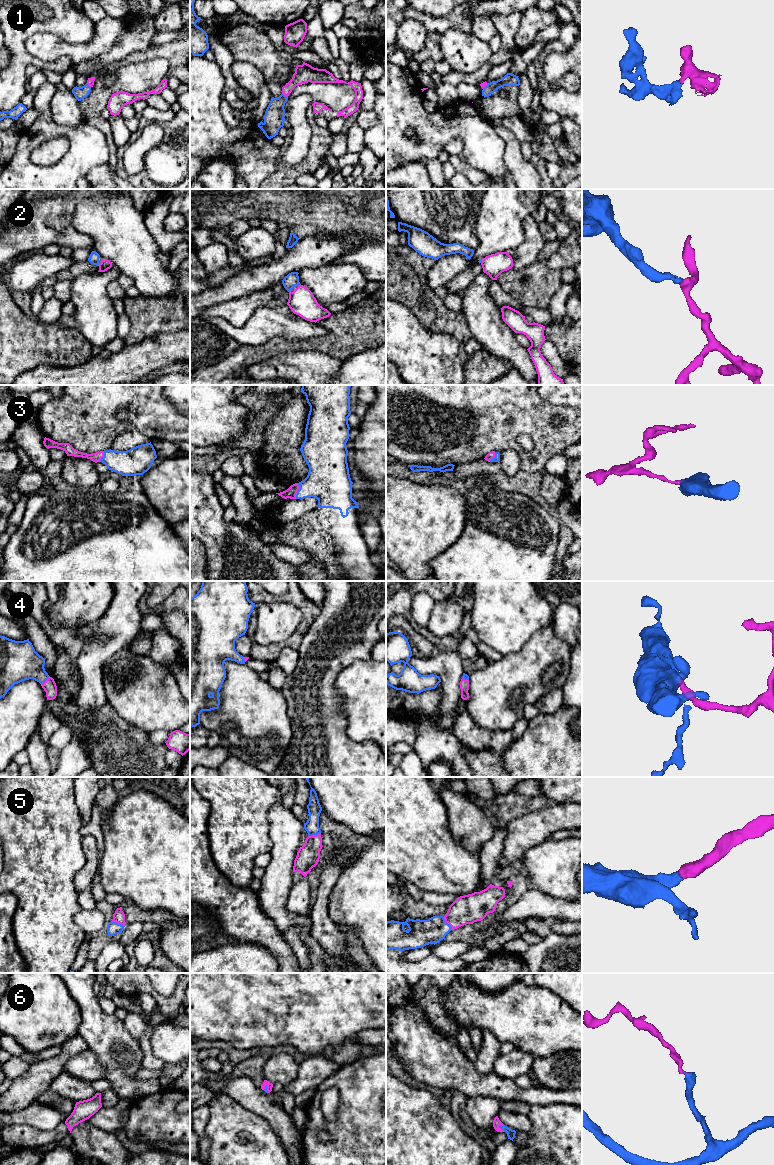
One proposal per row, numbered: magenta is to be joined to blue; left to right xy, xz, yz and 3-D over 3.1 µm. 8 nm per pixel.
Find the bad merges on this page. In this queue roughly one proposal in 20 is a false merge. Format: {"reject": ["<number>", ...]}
{"reject": []}

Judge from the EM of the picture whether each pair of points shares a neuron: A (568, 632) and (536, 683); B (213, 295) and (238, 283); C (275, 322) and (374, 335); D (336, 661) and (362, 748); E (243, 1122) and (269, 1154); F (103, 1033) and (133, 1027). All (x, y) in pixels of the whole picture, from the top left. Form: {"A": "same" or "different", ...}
{"A": "different", "B": "same", "C": "different", "D": "same", "E": "same", "F": "different"}

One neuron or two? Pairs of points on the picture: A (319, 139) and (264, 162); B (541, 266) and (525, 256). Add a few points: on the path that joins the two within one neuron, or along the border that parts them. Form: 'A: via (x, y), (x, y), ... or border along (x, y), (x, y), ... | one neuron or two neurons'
A: border along (281, 164), (265, 178) | two neurons
B: border along (546, 241), (534, 262), (522, 269), (512, 268) | two neurons

